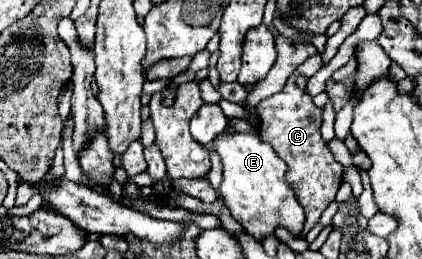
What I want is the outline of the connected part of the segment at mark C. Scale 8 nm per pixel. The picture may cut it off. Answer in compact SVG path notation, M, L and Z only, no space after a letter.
M293 72L281 94L263 98L255 108L259 116L259 138L263 142L269 142L277 152L277 156L285 160L287 164L285 180L291 184L299 204L305 210L305 224L301 236L307 236L307 232L317 224L323 210L335 200L335 194L343 182L343 166L329 152L319 132L323 110L313 104L311 96L305 92L305 84L307 78L299 72Z

